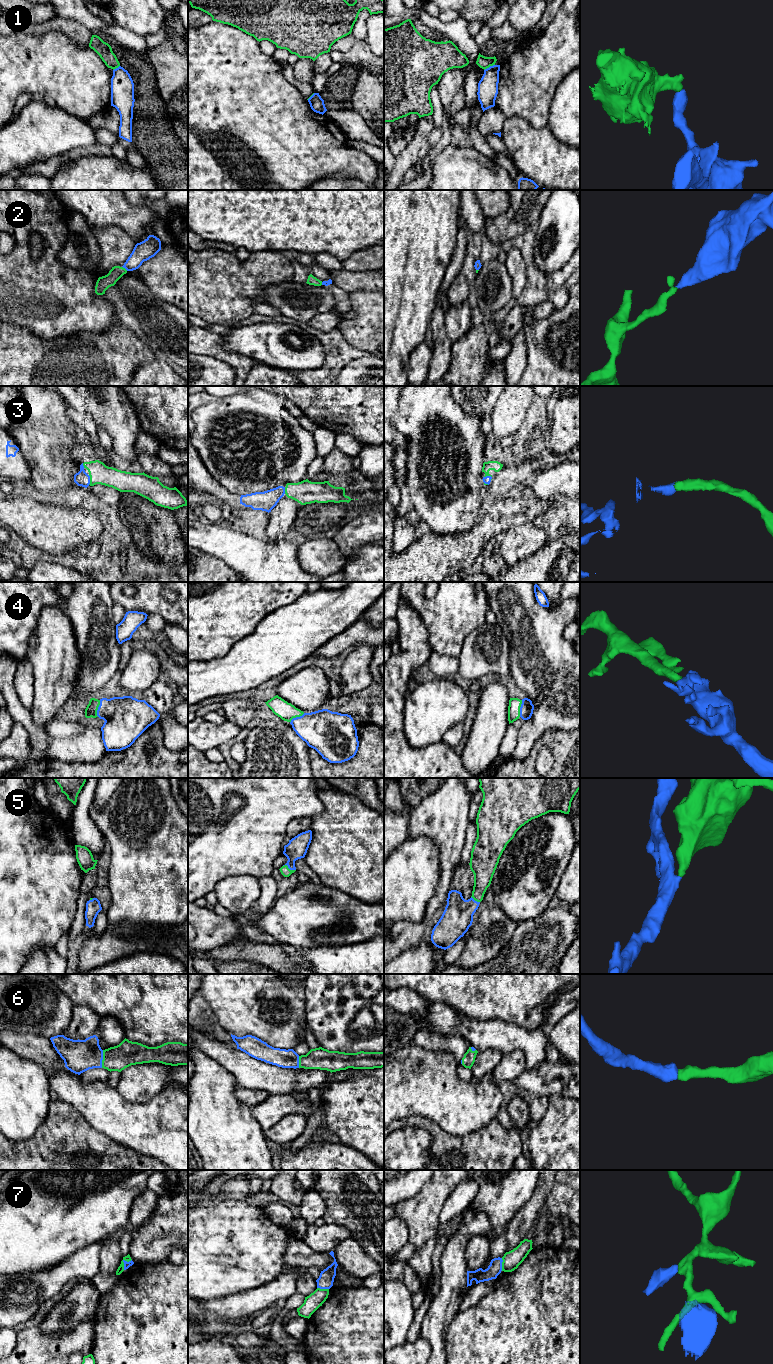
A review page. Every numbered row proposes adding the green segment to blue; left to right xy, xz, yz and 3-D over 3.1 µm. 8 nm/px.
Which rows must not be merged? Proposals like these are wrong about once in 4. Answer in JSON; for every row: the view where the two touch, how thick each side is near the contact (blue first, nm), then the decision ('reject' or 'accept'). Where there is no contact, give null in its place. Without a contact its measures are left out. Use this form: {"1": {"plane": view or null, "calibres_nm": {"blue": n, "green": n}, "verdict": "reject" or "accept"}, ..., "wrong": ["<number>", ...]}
{"1": {"plane": "yz", "calibres_nm": {"blue": 160, "green": 100}, "verdict": "reject"}, "2": {"plane": "xy", "calibres_nm": {"blue": 160, "green": 110}, "verdict": "accept"}, "3": {"plane": "xy", "calibres_nm": {"blue": 120, "green": 170}, "verdict": "accept"}, "4": {"plane": "xy", "calibres_nm": {"blue": 360, "green": 100}, "verdict": "accept"}, "5": {"plane": "xz", "calibres_nm": {"blue": 160, "green": 80}, "verdict": "accept"}, "6": {"plane": "xy", "calibres_nm": {"blue": 260, "green": 200}, "verdict": "accept"}, "7": {"plane": "xy", "calibres_nm": {"blue": 50, "green": 50}, "verdict": "reject"}, "wrong": ["1", "7"]}

